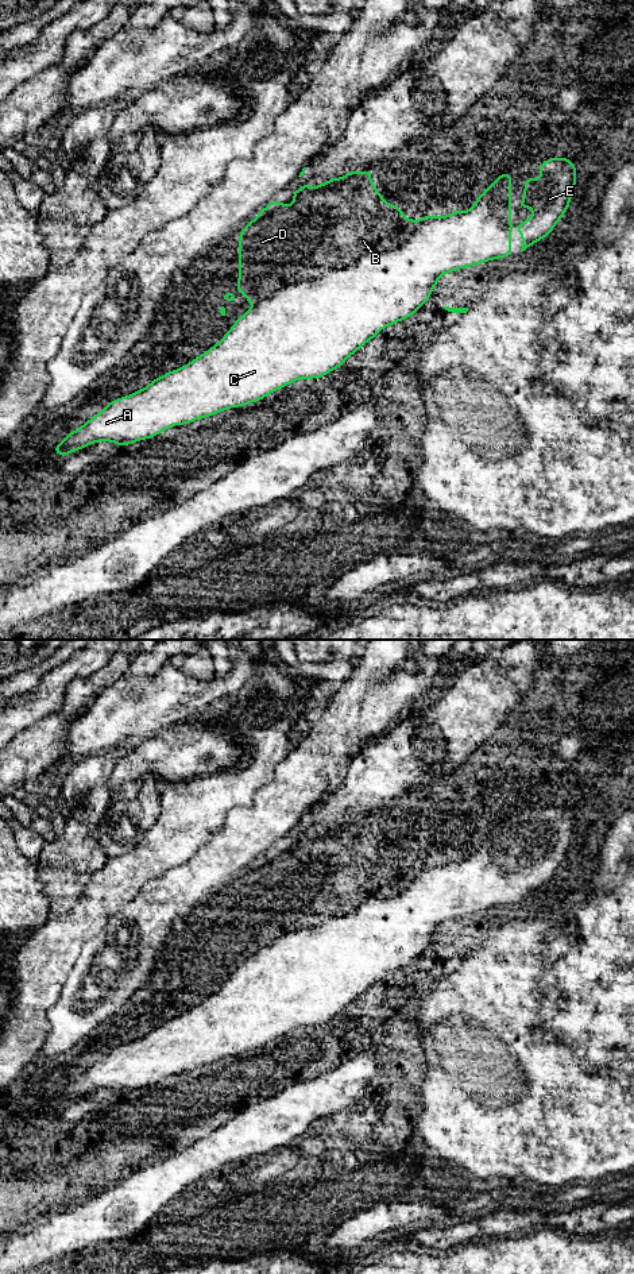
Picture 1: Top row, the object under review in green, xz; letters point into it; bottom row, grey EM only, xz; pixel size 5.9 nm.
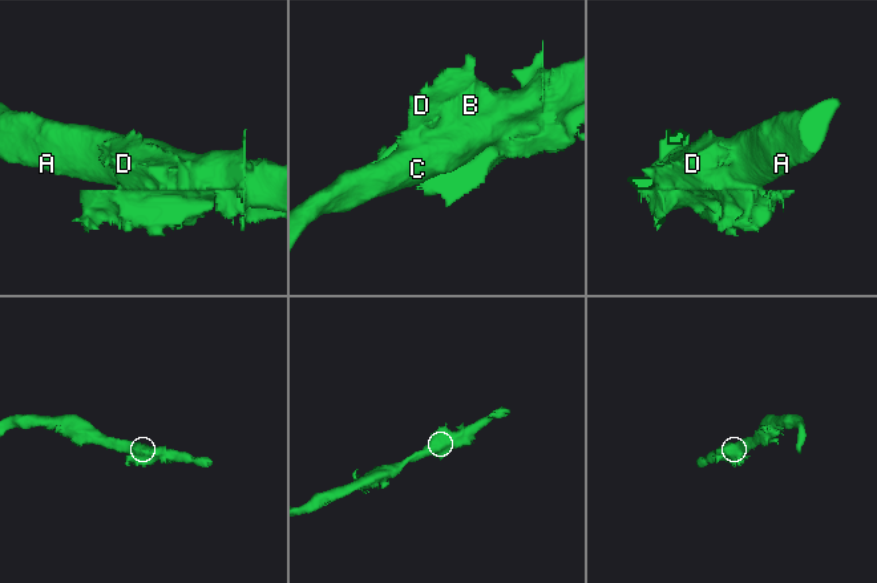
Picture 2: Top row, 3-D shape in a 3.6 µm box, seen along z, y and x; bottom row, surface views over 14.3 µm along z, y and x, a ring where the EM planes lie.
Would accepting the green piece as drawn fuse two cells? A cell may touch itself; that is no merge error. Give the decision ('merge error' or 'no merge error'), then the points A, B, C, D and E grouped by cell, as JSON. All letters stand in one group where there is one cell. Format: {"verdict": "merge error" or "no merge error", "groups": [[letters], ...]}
{"verdict": "no merge error", "groups": [["A", "B", "C", "D", "E"]]}

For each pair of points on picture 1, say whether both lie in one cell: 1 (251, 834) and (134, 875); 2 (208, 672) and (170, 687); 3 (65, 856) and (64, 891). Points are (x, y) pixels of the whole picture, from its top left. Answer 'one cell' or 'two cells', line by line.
1: two cells
2: two cells
3: one cell

